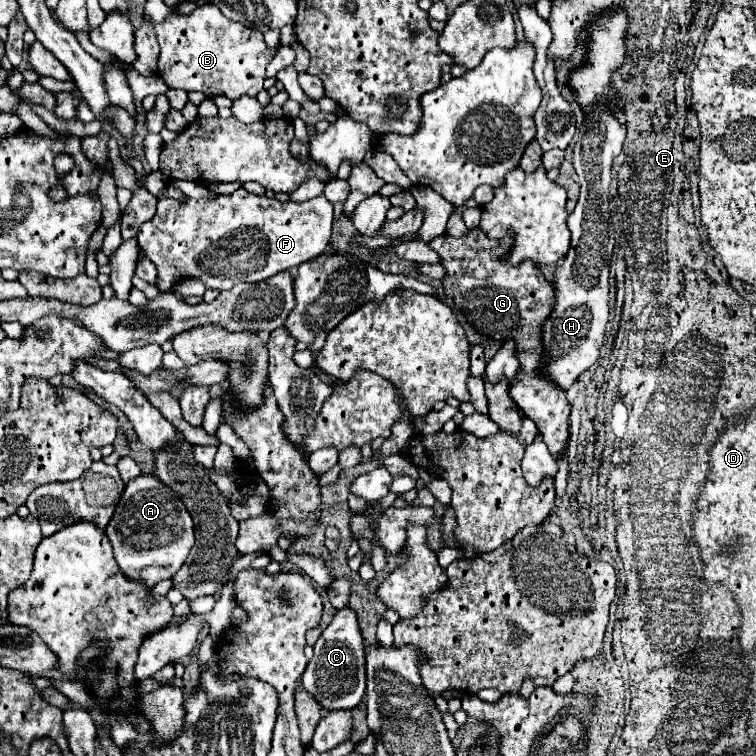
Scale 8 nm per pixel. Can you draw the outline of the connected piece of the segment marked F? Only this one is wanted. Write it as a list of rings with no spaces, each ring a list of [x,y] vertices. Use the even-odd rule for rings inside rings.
[[[239,188],[229,196],[217,198],[161,198],[157,204],[157,212],[151,220],[139,226],[137,242],[141,252],[157,266],[155,286],[159,292],[175,292],[175,284],[185,278],[197,278],[205,284],[205,288],[215,288],[219,292],[233,288],[239,282],[261,282],[277,272],[297,268],[299,264],[317,258],[329,246],[333,224],[333,204],[325,200],[325,196],[311,198],[307,202],[279,202],[275,198],[257,196]]]

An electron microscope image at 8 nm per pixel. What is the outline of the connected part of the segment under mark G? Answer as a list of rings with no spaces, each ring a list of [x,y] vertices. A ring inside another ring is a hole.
[[[481,228],[469,230],[461,238],[437,236],[429,246],[441,256],[449,284],[443,284],[443,290],[453,298],[455,306],[463,312],[467,322],[483,336],[497,340],[501,344],[513,340],[519,358],[519,370],[509,386],[509,398],[515,406],[531,418],[539,434],[543,436],[549,452],[555,458],[567,450],[569,440],[569,414],[571,406],[565,398],[565,392],[553,384],[545,374],[541,374],[541,354],[543,354],[543,322],[551,316],[555,306],[555,288],[545,280],[541,268],[533,260],[523,260],[519,266],[509,264],[507,254],[513,246],[513,236],[507,234],[503,240],[489,238]]]

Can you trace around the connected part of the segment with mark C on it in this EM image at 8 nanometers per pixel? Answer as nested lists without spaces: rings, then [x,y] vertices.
[[[345,606],[341,608],[333,622],[323,630],[315,642],[315,654],[303,672],[303,688],[325,708],[325,710],[351,710],[355,708],[365,694],[365,646],[363,636],[357,624],[355,612]]]

